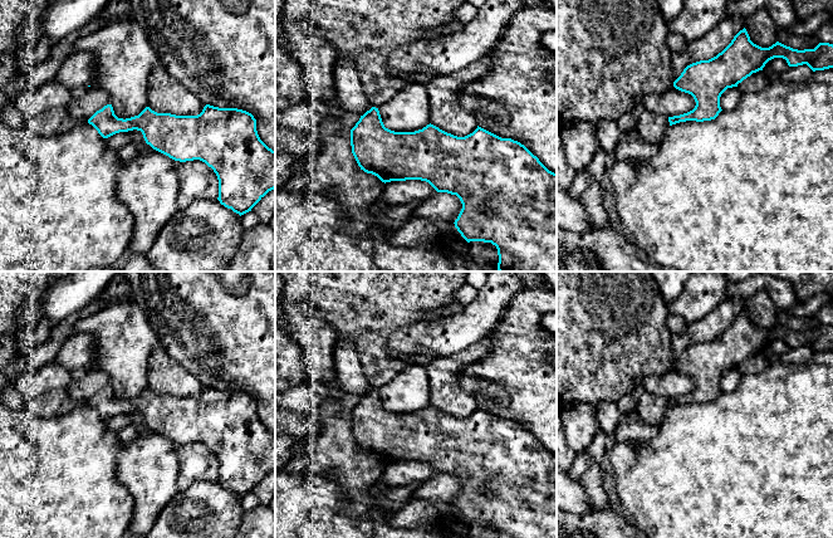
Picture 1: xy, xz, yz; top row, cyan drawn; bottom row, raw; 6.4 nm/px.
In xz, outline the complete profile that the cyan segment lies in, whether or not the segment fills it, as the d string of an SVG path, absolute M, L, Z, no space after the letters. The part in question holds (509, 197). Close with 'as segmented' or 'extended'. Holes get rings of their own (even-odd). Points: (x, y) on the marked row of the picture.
M372 107L351 129L352 153L367 173L382 182L421 180L437 192L456 195L462 209L455 228L467 241L491 243L498 249L499 272L557 272L557 173L549 171L524 145L501 138L481 127L457 137L433 124L415 132L395 132L384 127L379 111Z; as segmented

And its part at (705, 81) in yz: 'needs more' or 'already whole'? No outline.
already whole

